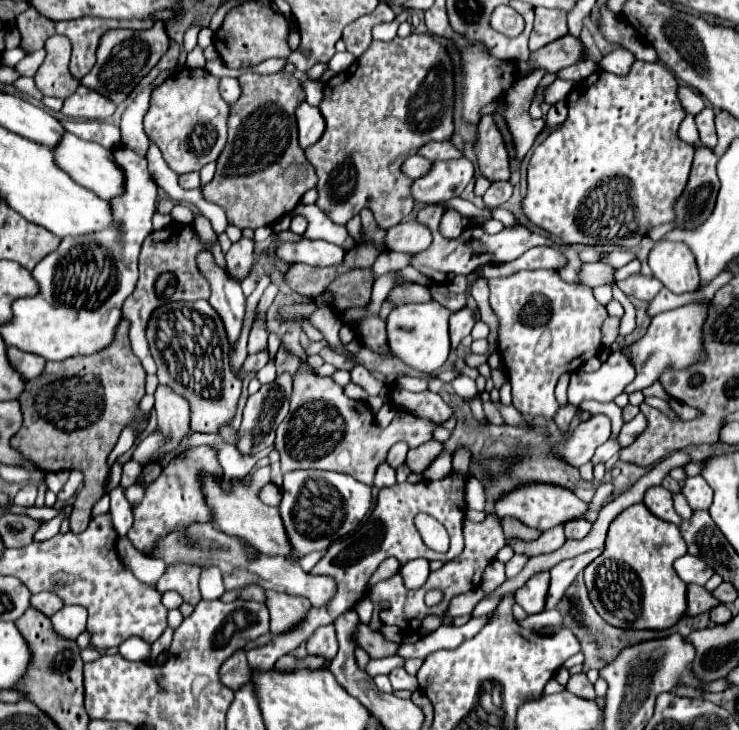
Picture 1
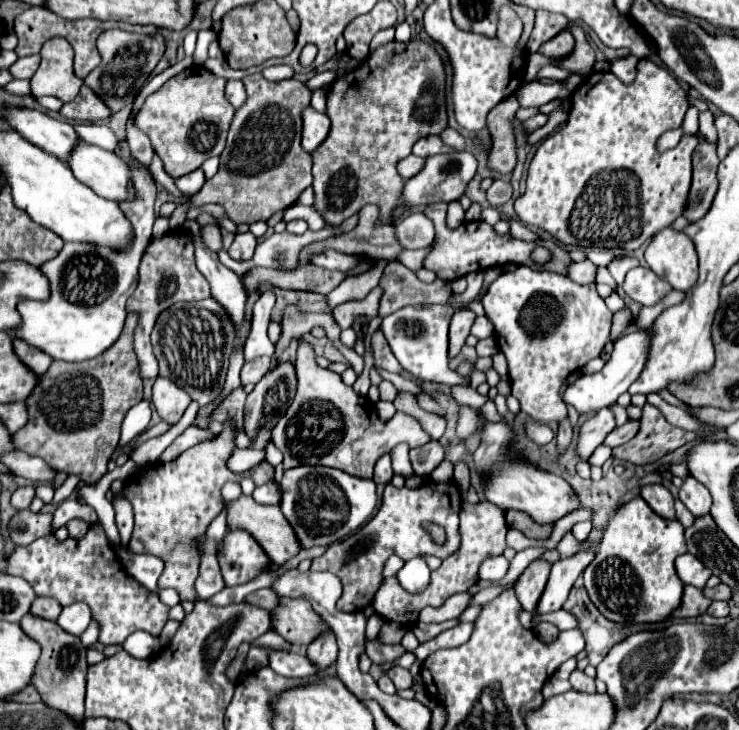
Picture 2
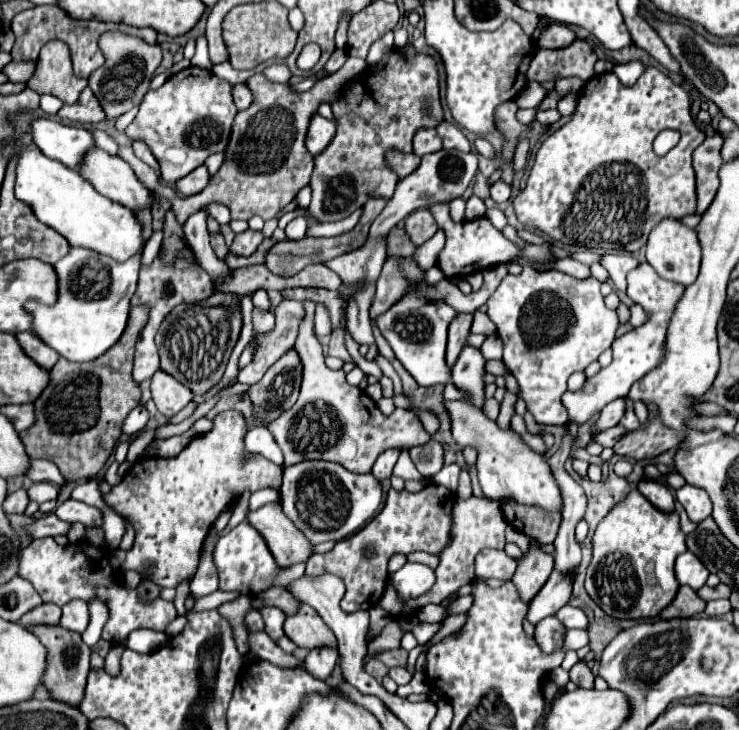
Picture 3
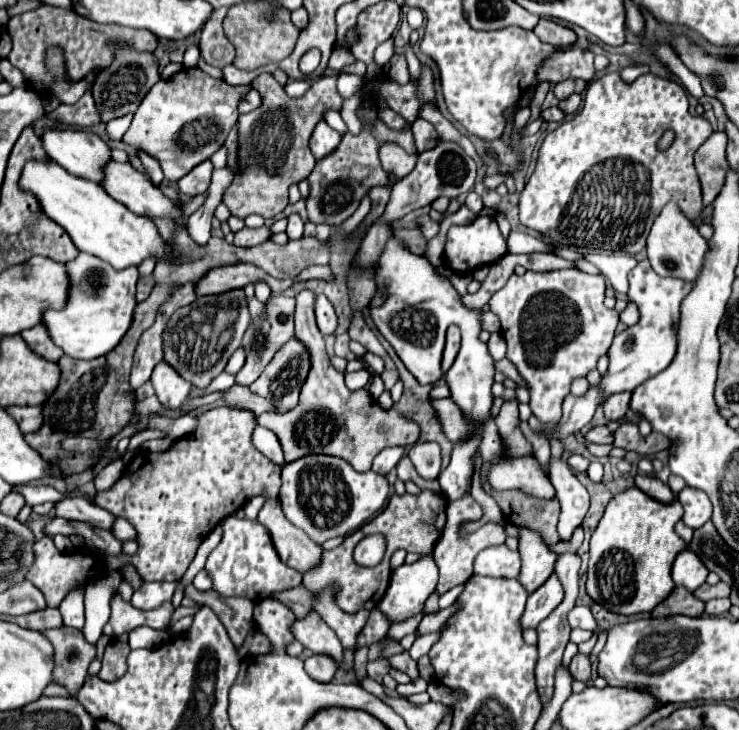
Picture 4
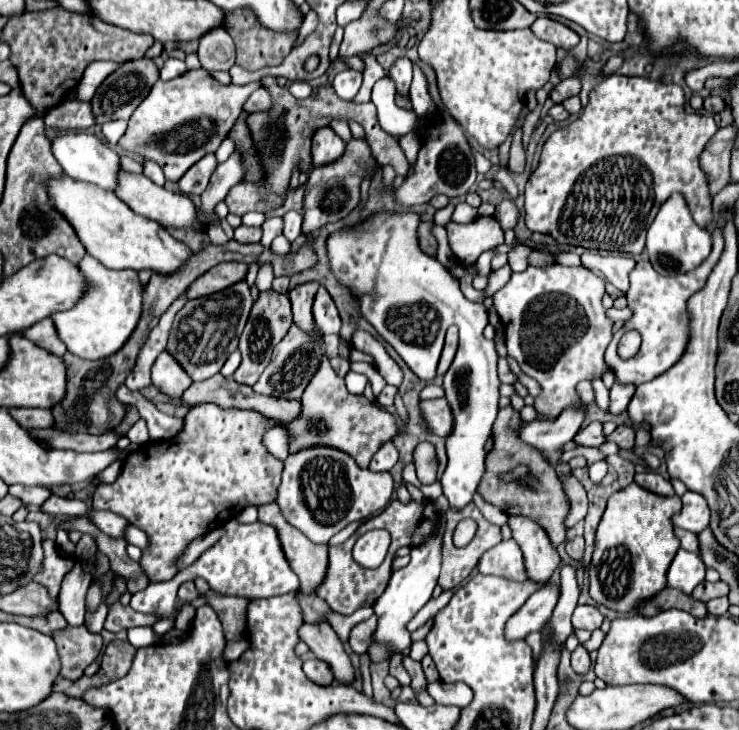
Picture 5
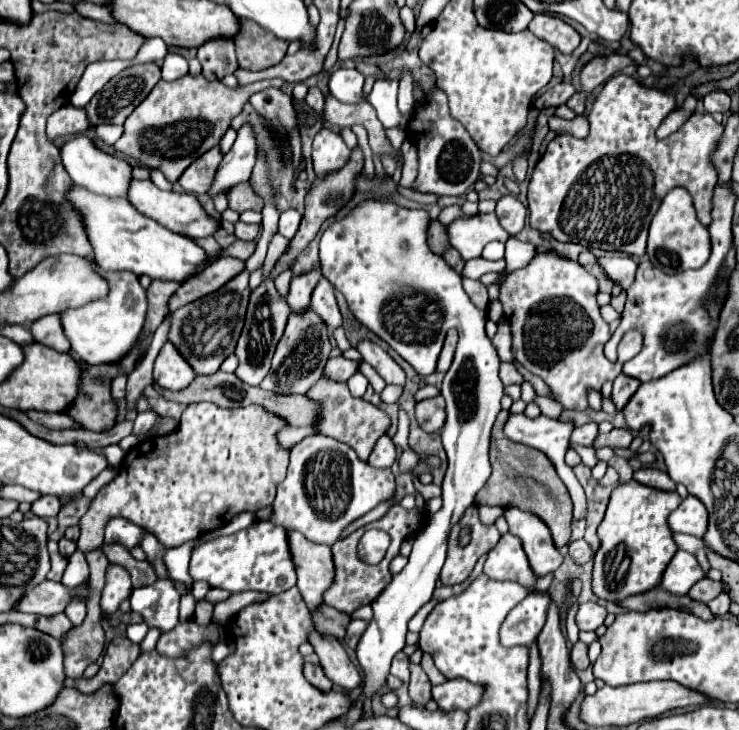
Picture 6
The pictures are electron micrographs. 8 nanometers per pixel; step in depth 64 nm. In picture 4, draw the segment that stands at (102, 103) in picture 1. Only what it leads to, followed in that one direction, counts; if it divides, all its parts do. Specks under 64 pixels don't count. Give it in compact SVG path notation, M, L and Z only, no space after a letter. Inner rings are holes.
M86 92L76 104L60 104L56 110L46 114L50 120L66 124L66 126L78 126L78 128L90 128L92 124L100 122L100 116L96 112L92 94Z

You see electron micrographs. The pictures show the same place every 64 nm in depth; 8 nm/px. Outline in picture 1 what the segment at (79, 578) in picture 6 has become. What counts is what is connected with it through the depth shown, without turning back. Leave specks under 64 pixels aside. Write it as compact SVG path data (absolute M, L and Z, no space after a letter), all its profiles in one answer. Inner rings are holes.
M64 606L50 620L60 636L76 640L78 634L86 630L86 618L88 618L88 612L84 606Z

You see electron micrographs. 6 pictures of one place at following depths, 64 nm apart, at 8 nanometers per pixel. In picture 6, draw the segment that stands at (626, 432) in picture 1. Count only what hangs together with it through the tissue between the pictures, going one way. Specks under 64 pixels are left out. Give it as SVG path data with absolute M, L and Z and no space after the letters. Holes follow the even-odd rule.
M588 422L588 424L576 426L572 430L570 442L572 444L580 444L580 446L592 446L592 440L596 438L596 434L598 434L598 424L596 422Z

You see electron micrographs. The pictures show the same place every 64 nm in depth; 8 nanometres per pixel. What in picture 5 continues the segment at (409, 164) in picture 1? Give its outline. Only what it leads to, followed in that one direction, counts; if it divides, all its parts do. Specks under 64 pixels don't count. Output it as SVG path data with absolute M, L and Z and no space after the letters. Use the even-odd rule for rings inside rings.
M264 78L262 86L268 88L272 92L272 98L276 100L276 108L272 108L272 112L258 112L258 114L250 114L248 116L248 126L252 130L252 136L258 144L260 156L262 156L262 164L268 172L268 188L260 190L256 184L252 182L244 182L236 188L232 188L232 192L228 192L226 196L226 204L230 208L232 214L244 216L250 210L256 212L268 212L268 206L262 202L262 196L284 196L284 188L290 182L292 176L292 168L298 160L302 160L302 170L308 168L310 164L310 138L314 134L314 130L328 126L332 120L354 120L358 124L364 126L366 130L366 140L368 146L372 150L372 156L376 158L378 164L392 164L396 174L404 176L408 170L408 160L402 152L402 148L398 146L398 140L392 138L390 134L386 134L376 118L376 106L374 104L356 104L356 102L344 102L336 96L336 92L332 92L332 86L320 86L318 88L318 96L316 98L306 98L306 100L296 100L286 88L276 84L276 78Z

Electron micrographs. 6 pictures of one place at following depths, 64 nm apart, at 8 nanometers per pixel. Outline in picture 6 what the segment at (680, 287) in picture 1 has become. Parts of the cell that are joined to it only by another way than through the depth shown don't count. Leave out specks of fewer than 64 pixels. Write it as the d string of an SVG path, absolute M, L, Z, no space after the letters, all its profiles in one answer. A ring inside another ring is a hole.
M672 188L664 196L650 224L650 234L648 234L650 262L660 270L664 270L666 274L678 274L688 268L704 266L708 256L710 256L710 234L696 216L690 192L686 188Z

